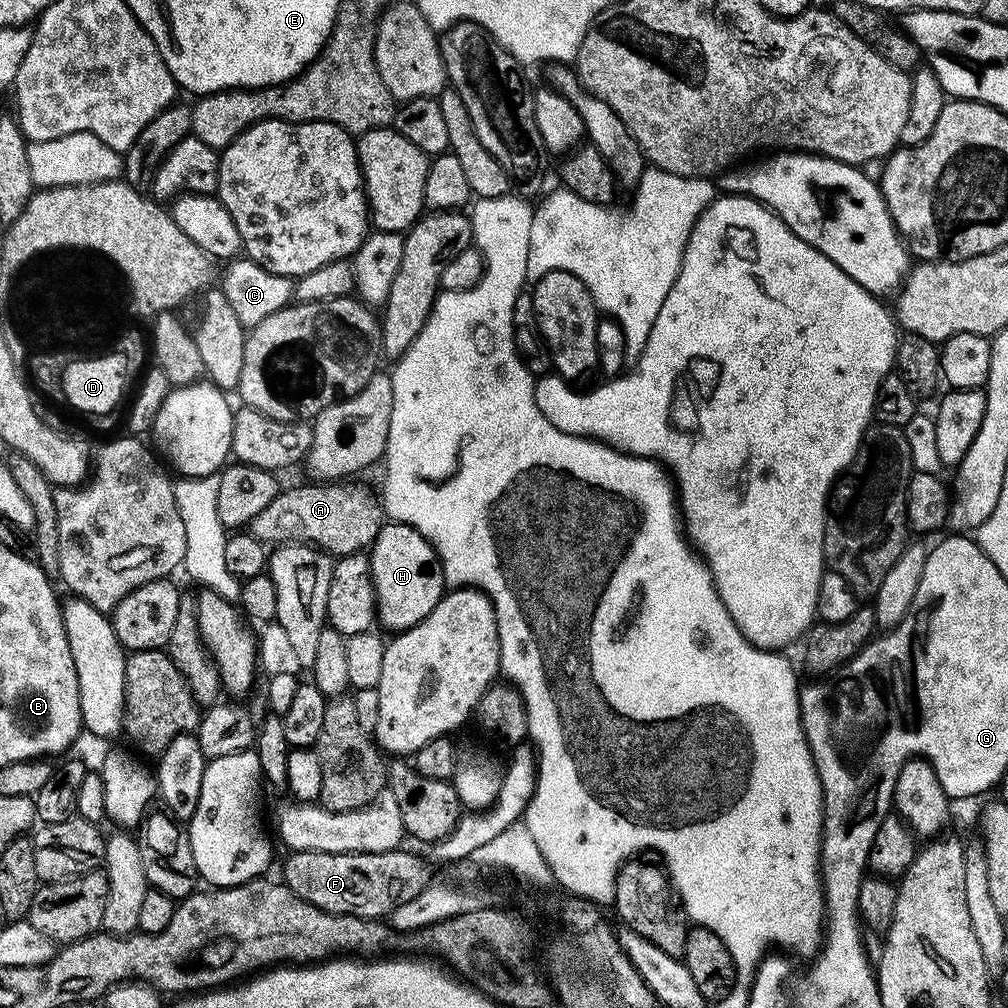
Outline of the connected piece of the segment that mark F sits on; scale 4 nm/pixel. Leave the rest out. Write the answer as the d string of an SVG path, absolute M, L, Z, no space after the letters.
M394 850L384 852L304 851L291 853L289 857L284 864L283 883L304 901L326 910L327 913L334 913L336 916L385 919L389 917L393 909L418 896L420 890L427 887L432 880L425 862L410 850L404 856L396 856L396 850Z

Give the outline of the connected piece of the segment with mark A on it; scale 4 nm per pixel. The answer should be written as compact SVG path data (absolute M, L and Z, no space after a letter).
M314 482L310 486L300 484L297 488L285 487L274 498L274 502L270 502L270 506L266 506L266 510L252 520L251 535L261 542L284 542L289 538L309 536L309 541L321 540L325 545L320 544L336 558L371 549L382 527L381 505L377 497L375 500L368 493L351 488L348 484L351 483Z

